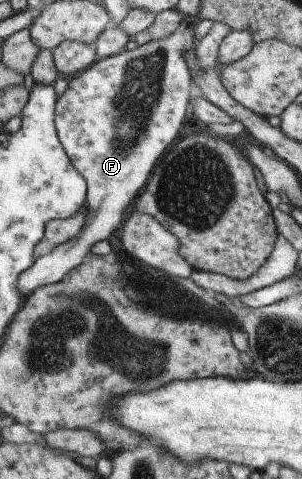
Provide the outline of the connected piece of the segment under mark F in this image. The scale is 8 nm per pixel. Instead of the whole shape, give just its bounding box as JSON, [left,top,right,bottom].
[19,20,197,299]

